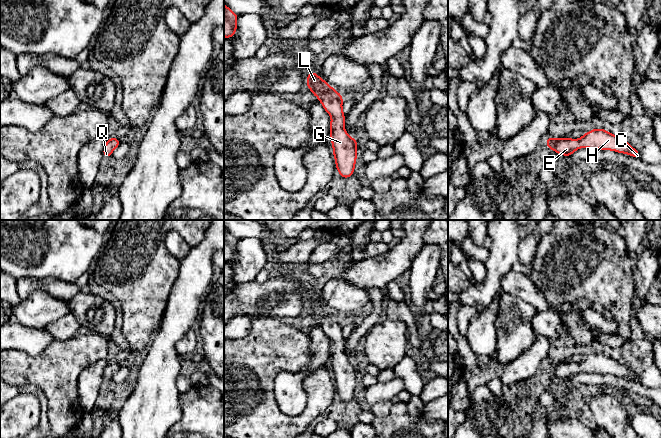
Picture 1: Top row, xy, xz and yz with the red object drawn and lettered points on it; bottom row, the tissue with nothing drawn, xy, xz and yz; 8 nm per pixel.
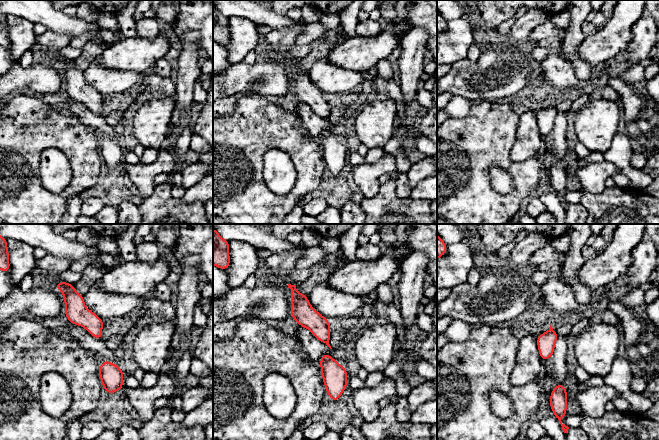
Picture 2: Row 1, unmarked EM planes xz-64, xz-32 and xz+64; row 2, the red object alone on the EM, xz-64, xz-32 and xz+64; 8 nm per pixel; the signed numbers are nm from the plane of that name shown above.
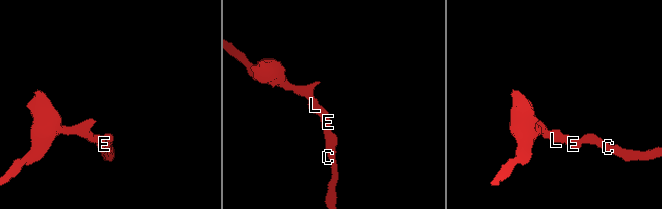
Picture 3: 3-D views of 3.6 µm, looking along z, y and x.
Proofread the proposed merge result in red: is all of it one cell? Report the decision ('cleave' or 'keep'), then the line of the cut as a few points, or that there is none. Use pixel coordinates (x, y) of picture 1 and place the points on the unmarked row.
keep | no cut

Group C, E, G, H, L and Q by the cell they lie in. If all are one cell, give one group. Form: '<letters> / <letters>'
C E G H L Q

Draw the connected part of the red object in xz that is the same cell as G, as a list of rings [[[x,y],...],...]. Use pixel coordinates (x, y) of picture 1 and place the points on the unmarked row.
[[[310,295],[307,299],[306,311],[320,324],[325,335],[331,340],[329,361],[332,366],[336,393],[340,400],[347,403],[355,396],[358,366],[344,353],[343,320],[320,302],[317,296]]]

